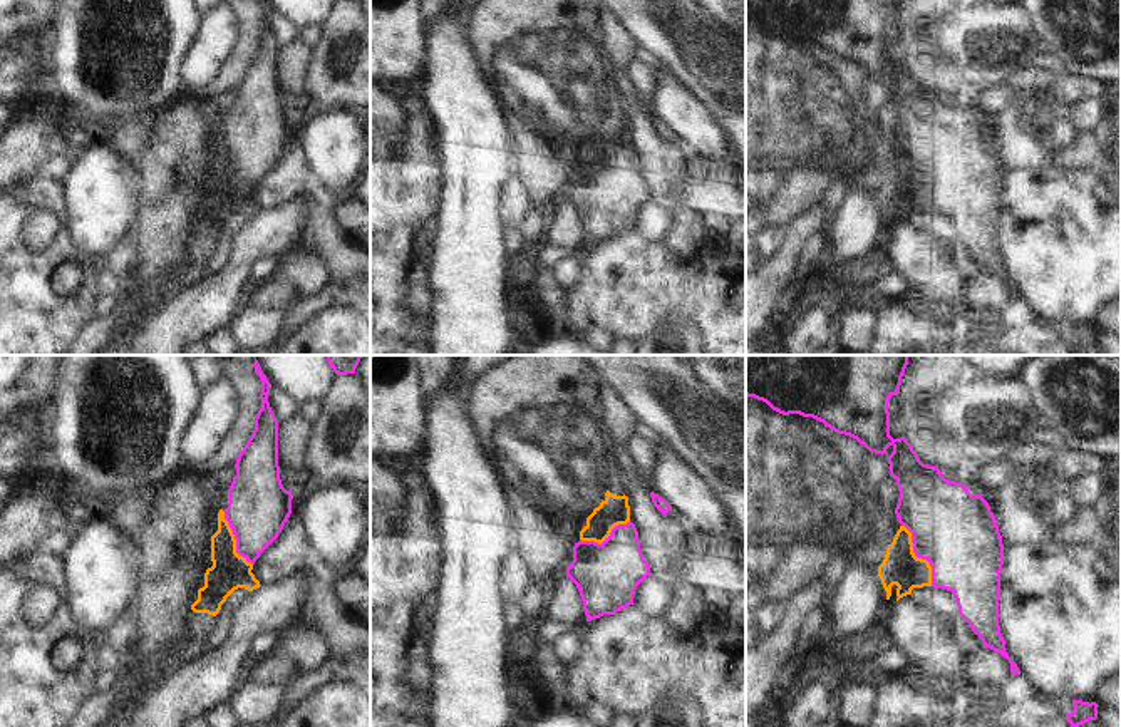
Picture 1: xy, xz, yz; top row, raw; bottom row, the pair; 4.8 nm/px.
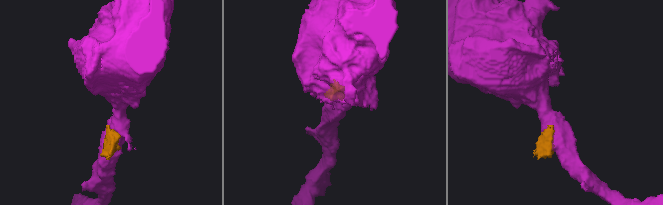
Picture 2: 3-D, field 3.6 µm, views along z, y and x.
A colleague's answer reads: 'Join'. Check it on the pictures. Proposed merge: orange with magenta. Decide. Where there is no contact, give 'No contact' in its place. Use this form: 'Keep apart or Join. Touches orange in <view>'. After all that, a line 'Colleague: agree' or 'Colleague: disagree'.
Keep apart. Touches orange in yz
Colleague: disagree

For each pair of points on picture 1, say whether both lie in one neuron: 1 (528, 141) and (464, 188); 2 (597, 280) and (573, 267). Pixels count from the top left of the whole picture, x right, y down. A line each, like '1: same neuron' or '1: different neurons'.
1: different neurons
2: different neurons

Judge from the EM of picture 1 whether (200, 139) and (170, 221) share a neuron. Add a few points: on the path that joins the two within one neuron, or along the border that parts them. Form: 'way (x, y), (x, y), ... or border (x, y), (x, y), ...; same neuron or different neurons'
way (190, 159), (190, 193), (181, 201); same neuron

